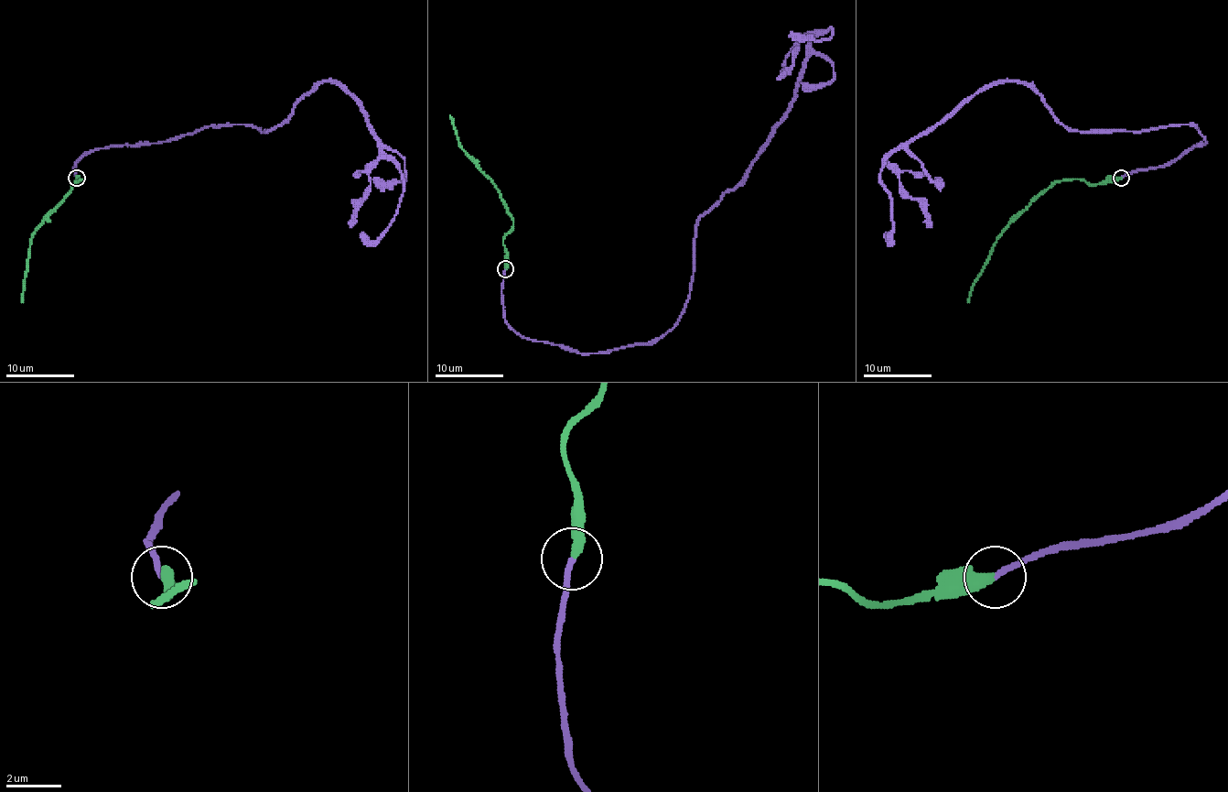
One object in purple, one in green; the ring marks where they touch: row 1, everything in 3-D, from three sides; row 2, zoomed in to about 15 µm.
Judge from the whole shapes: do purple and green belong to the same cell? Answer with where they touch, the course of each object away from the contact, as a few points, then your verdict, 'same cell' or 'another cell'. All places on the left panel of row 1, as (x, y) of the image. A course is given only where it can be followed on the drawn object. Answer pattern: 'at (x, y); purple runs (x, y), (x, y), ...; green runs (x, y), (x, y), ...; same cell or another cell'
at (76, 178); purple runs (76, 177), (96, 148), (267, 131), (336, 81), (403, 184), (394, 220), (375, 241), (360, 233); green runs (76, 177), (78, 180), (74, 184), (84, 179), (76, 182), (33, 233), (21, 302); same cell

